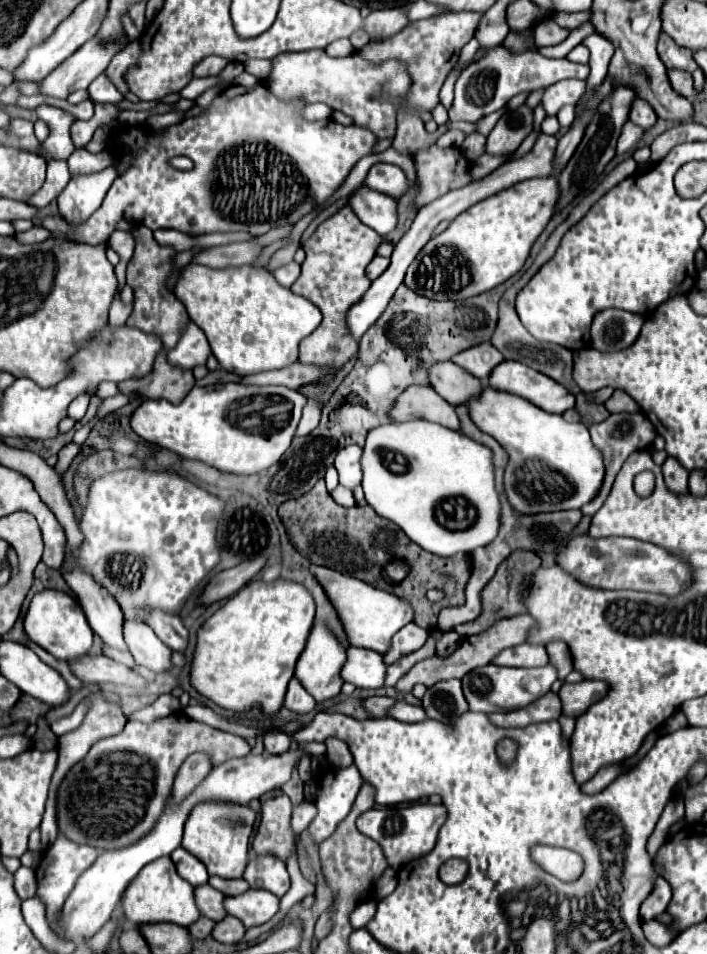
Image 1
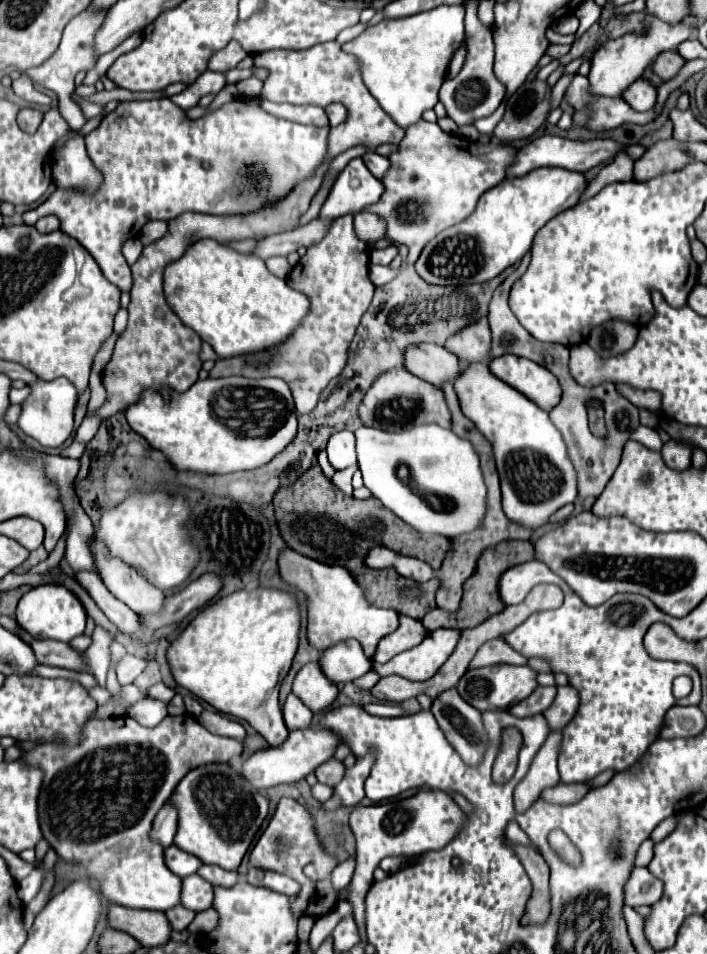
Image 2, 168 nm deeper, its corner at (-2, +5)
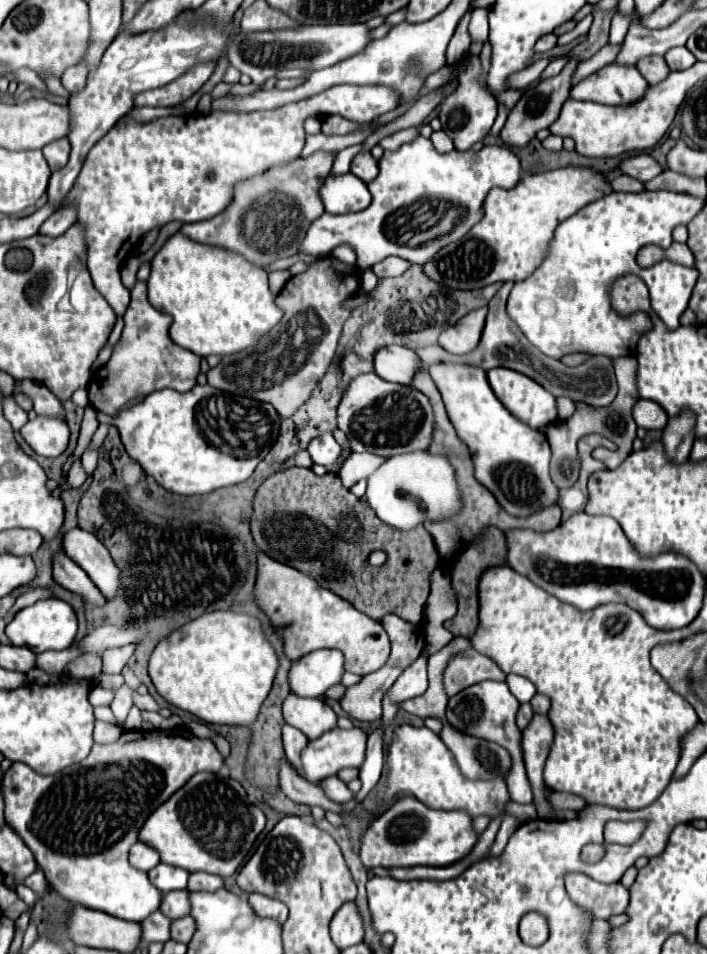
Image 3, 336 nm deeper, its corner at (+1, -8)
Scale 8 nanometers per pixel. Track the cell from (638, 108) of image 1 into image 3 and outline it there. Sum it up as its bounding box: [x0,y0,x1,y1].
[569,63,649,105]

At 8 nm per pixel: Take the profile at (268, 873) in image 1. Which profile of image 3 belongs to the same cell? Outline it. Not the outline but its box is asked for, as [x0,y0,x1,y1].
[249,893,287,923]

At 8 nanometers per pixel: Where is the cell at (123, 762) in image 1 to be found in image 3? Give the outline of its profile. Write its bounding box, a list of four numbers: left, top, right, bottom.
[1,727,223,923]

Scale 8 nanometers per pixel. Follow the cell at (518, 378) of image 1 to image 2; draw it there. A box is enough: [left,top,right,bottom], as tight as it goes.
[490,354,562,412]

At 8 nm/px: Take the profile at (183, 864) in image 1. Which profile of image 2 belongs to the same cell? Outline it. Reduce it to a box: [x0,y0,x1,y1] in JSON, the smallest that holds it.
[164,844,202,878]

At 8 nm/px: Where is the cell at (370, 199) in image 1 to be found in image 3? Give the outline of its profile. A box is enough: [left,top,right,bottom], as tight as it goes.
[319,173,371,215]

